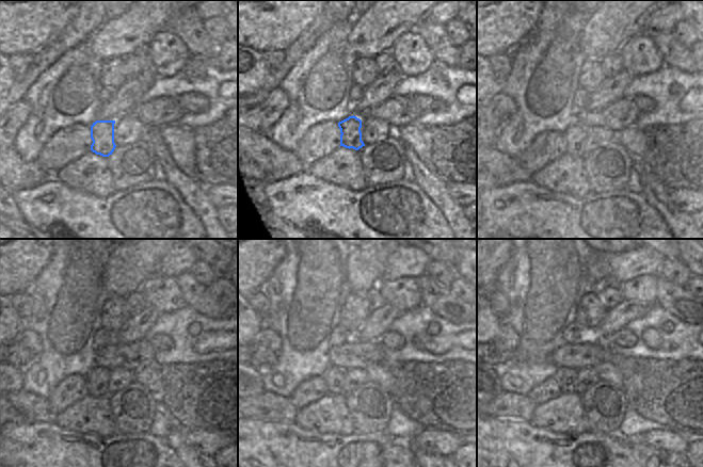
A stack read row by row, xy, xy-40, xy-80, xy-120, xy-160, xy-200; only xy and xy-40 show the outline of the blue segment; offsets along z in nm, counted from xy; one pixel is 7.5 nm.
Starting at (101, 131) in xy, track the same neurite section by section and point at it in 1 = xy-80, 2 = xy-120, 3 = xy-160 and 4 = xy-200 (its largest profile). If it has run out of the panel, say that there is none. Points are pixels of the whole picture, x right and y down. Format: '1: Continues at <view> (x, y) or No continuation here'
1: Continues at xy-80 (575, 137)
2: Continues at xy-120 (97, 379)
3: Continues at xy-160 (334, 377)
4: Continues at xy-200 (568, 376).

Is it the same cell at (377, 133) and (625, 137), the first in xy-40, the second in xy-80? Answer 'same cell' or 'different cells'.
different cells

